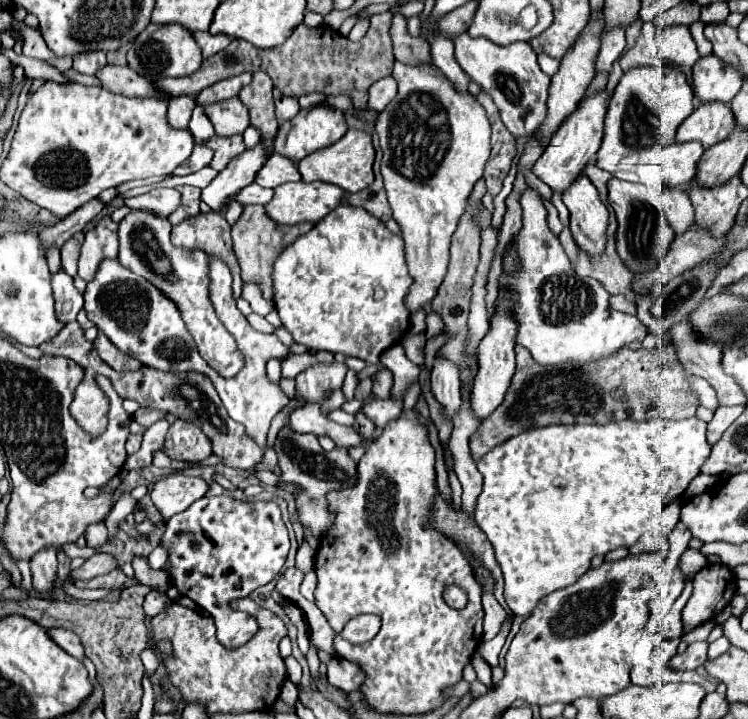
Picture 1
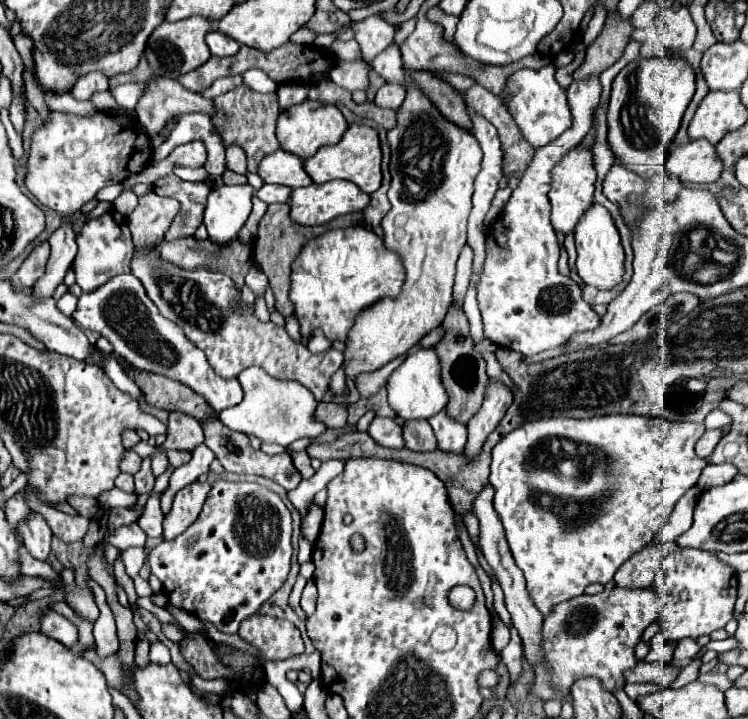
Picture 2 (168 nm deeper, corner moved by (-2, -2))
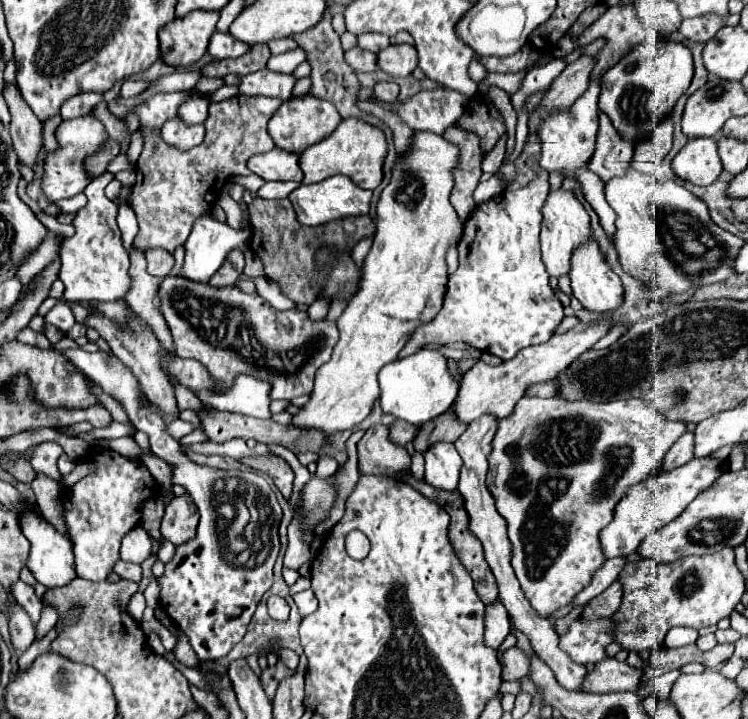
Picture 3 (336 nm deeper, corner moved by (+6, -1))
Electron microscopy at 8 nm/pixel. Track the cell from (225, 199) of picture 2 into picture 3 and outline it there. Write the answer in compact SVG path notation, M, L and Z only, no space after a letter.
M205 215L201 217L195 225L193 225L193 231L189 235L189 239L185 241L185 263L183 263L183 269L181 269L181 277L189 279L189 281L203 281L207 283L211 279L211 275L223 265L227 253L235 247L239 247L241 251L247 249L249 245L249 237L251 237L251 231L249 229L243 229L243 231L235 231L231 229L227 223L219 223L213 219L213 215Z

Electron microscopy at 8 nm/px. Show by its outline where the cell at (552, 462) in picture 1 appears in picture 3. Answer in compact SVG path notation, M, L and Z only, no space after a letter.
M521 397L515 405L515 413L503 421L499 421L497 435L493 439L493 451L489 455L489 473L487 473L487 485L491 495L495 497L495 507L497 511L505 517L507 527L509 527L509 541L513 545L513 555L511 555L511 565L515 569L515 575L521 583L521 589L527 597L527 601L533 605L533 609L541 617L549 617L553 611L559 607L565 607L571 603L571 599L589 585L591 575L605 563L605 557L599 547L599 531L613 519L615 505L621 501L621 497L627 493L627 489L635 483L641 483L643 479L657 475L663 463L665 453L671 449L671 445L685 433L685 423L683 421L671 421L667 419L659 409L649 405L647 401L641 399L625 399L625 401L607 401L607 403L595 403L595 401L569 401L563 397L551 397L551 399L541 399L541 397Z

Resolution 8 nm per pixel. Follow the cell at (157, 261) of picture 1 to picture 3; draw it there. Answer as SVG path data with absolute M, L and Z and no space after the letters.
M179 275L161 279L159 285L159 309L173 333L177 355L185 359L195 359L203 367L207 367L213 381L221 385L223 391L233 387L233 381L241 373L249 373L253 377L261 377L261 381L271 383L271 401L309 395L313 389L313 379L317 369L331 359L333 347L339 341L337 323L329 319L313 321L305 311L289 309L277 311L257 293L243 293L237 287L211 287L205 283L193 283Z

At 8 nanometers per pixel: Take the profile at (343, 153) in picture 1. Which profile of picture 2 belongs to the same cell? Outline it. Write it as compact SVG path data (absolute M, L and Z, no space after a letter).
M351 124L339 144L323 146L309 160L305 160L305 172L311 176L315 184L341 178L341 180L351 180L367 194L375 192L381 186L381 146L379 146L377 130L369 126Z

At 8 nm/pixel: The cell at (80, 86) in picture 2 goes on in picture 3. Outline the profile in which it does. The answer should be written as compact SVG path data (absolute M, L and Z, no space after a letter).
M81 93L71 99L67 99L61 107L61 119L73 119L73 117L87 117L93 115L93 109L103 101L101 93Z

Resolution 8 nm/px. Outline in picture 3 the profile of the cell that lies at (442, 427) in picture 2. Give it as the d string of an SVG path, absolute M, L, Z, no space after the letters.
M437 443L425 455L425 483L443 491L457 491L459 469L463 465L451 443Z

